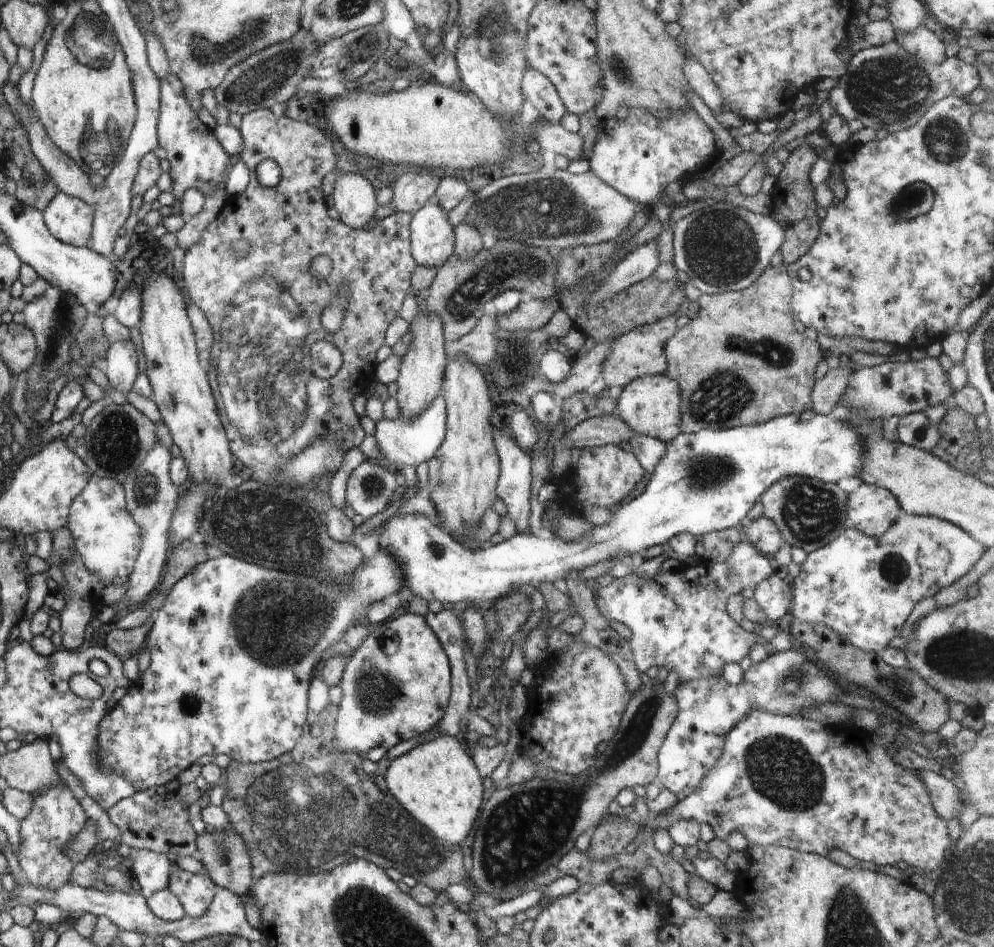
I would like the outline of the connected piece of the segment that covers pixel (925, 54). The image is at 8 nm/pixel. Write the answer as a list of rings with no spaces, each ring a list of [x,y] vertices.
[[[924,25],[916,27],[909,33],[896,32],[895,40],[908,52],[931,63],[942,62],[945,57],[944,41]]]

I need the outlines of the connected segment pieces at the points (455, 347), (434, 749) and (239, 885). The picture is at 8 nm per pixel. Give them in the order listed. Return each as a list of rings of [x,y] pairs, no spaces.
[[[491,306],[487,307],[476,326],[448,346],[448,358],[465,359],[477,367],[480,364],[490,364],[496,357],[497,351],[498,337],[495,331],[498,330],[498,325],[495,318],[498,316],[496,314]]]
[[[439,734],[432,740],[422,742],[410,752],[392,759],[384,774],[384,780],[388,794],[392,795],[422,826],[425,826],[428,832],[448,846],[457,847],[459,842],[465,840],[482,807],[482,778],[470,752],[466,746],[456,740],[456,737]]]
[[[223,828],[222,840],[216,840],[214,836],[208,836],[208,831],[197,835],[197,855],[205,868],[207,875],[214,881],[218,888],[229,890],[239,897],[246,896],[253,886],[252,865],[244,839],[232,828]]]

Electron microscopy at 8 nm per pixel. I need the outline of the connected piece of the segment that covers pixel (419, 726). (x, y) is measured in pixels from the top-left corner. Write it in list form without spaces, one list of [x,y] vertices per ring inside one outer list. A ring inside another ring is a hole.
[[[409,611],[401,612],[379,623],[369,632],[366,640],[347,658],[343,675],[338,684],[342,687],[342,700],[334,725],[334,742],[337,749],[366,754],[371,748],[386,750],[400,741],[424,736],[434,729],[444,716],[451,695],[451,668],[434,631],[424,616]]]

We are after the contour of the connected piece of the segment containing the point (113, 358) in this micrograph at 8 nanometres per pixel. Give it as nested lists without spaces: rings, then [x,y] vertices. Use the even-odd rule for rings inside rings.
[[[117,340],[109,345],[104,357],[104,371],[112,388],[123,394],[132,390],[139,375],[134,343]]]

